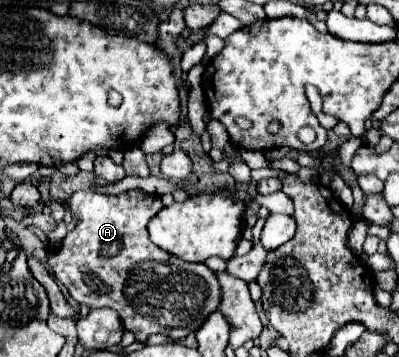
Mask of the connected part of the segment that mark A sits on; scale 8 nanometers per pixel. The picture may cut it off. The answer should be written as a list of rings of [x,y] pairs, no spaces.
[[[93,187],[77,191],[71,197],[71,213],[79,217],[79,223],[65,237],[63,247],[47,259],[47,265],[53,271],[55,279],[67,287],[69,295],[77,303],[87,305],[91,309],[115,309],[121,317],[123,327],[131,331],[137,341],[147,341],[147,337],[155,333],[167,335],[175,341],[185,339],[189,333],[195,333],[207,321],[207,317],[219,309],[221,303],[221,285],[217,281],[217,275],[205,263],[185,263],[151,243],[147,235],[147,223],[161,209],[161,197],[145,193],[141,189],[133,189],[119,195],[97,193],[93,191]]]

